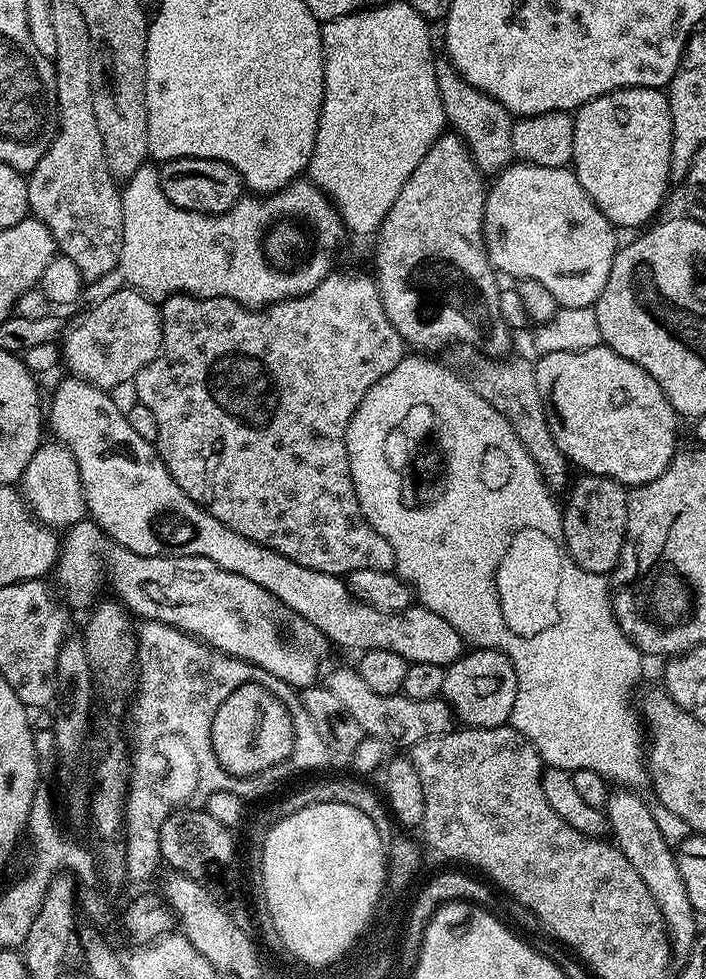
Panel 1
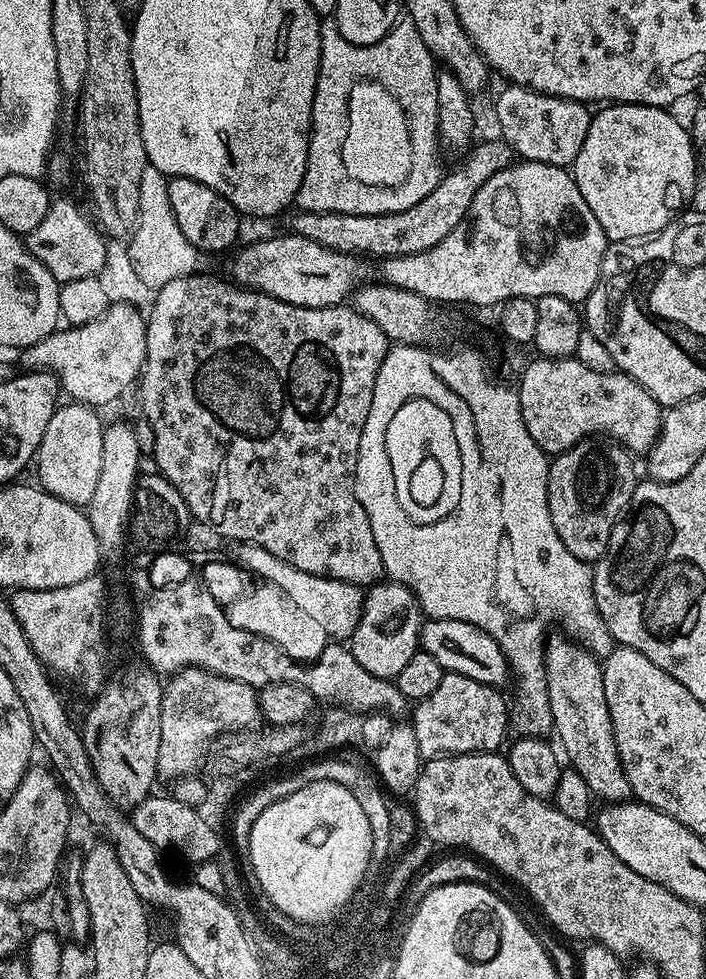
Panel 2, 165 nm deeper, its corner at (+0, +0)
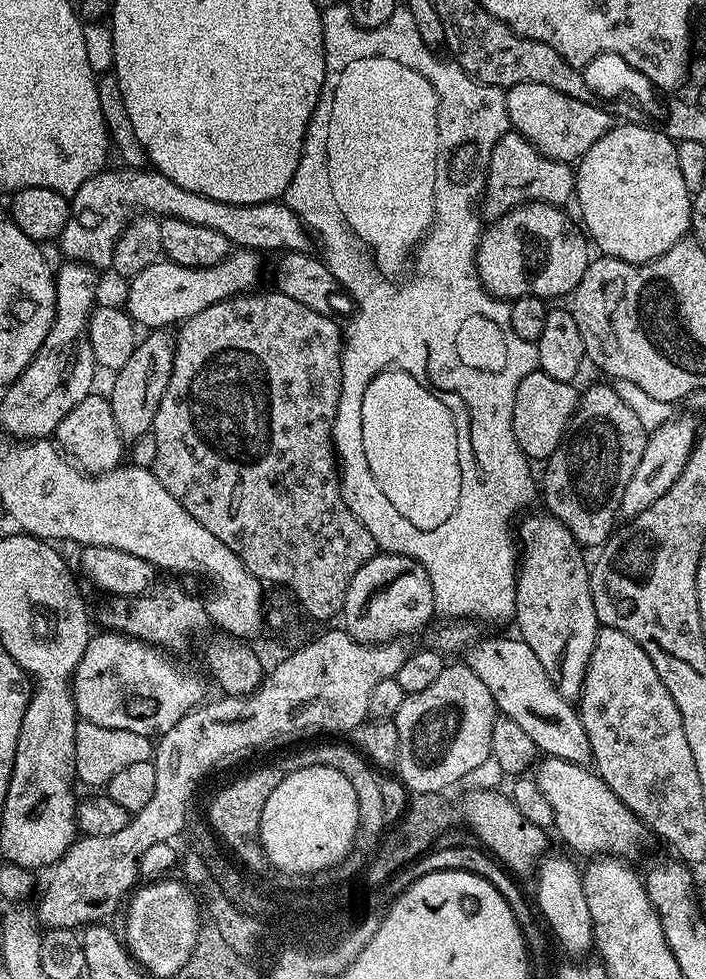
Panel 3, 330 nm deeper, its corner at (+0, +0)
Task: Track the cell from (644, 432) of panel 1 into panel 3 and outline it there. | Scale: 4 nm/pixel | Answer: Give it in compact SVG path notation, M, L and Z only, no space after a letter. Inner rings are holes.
M539 370L526 374L522 382L518 382L518 390L514 394L514 438L518 438L518 446L528 456L529 461L547 461L565 432L568 422L578 407L578 388L575 383L550 378L550 374Z

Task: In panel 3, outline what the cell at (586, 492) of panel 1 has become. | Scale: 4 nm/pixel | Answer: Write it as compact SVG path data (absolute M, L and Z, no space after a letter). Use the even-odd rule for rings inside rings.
M611 383L592 384L588 389L583 389L578 400L578 407L575 414L568 422L568 430L564 433L560 445L557 446L548 457L544 468L544 504L549 516L552 516L585 549L599 549L608 543L617 527L618 513L622 494L626 490L626 482L630 482L630 477L634 474L634 469L638 467L638 462L642 459L642 450L646 450L648 441L648 431L638 422L638 418L633 414L626 402L618 398L618 394L612 389Z

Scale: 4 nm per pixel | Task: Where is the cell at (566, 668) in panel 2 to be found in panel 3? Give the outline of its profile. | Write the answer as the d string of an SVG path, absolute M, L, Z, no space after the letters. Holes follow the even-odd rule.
M540 510L537 516L528 516L518 524L518 544L522 551L518 556L516 573L516 615L514 625L519 639L534 650L538 662L542 662L542 670L546 670L550 682L554 682L554 690L562 694L562 698L575 701L582 690L582 682L586 678L586 666L590 662L590 654L594 654L596 635L602 627L594 610L594 598L590 590L589 561L584 561L585 549L576 541L574 534L562 526L547 511Z

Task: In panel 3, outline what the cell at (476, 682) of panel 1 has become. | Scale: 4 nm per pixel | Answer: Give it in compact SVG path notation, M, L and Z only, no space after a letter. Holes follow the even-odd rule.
M467 662L460 664L445 663L442 674L438 674L427 690L418 690L418 694L407 694L402 706L395 716L398 726L398 754L396 755L395 771L400 771L400 780L409 788L409 793L438 792L459 782L463 776L476 772L484 763L489 763L490 734L494 731L494 722L498 709L490 690L486 690L486 682L470 670Z

